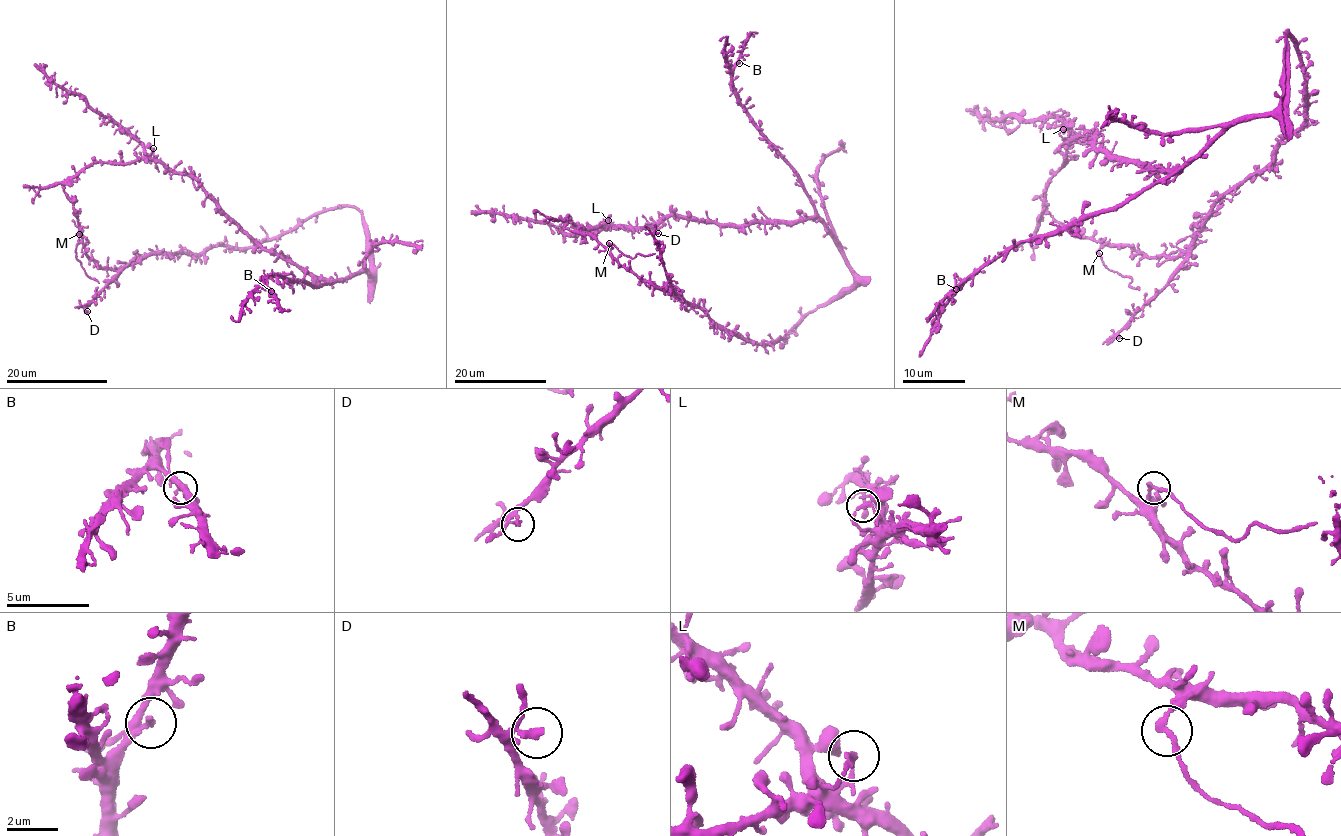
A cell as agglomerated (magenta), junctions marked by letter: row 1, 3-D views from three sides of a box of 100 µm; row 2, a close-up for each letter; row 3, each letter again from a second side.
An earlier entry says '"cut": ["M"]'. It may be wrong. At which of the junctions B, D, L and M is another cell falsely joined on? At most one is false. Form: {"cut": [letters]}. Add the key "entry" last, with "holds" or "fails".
{"cut": ["M"], "entry": "holds"}

